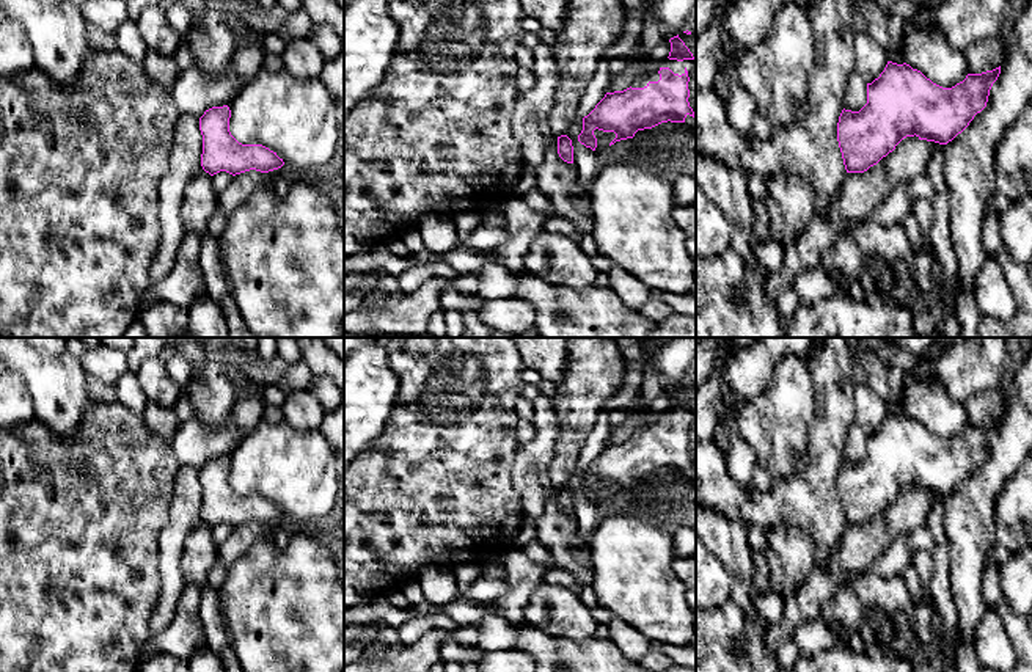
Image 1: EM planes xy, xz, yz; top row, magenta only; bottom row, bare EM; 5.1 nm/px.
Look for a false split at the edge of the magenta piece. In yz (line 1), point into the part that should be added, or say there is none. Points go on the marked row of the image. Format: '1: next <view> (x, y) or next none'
1: next none

